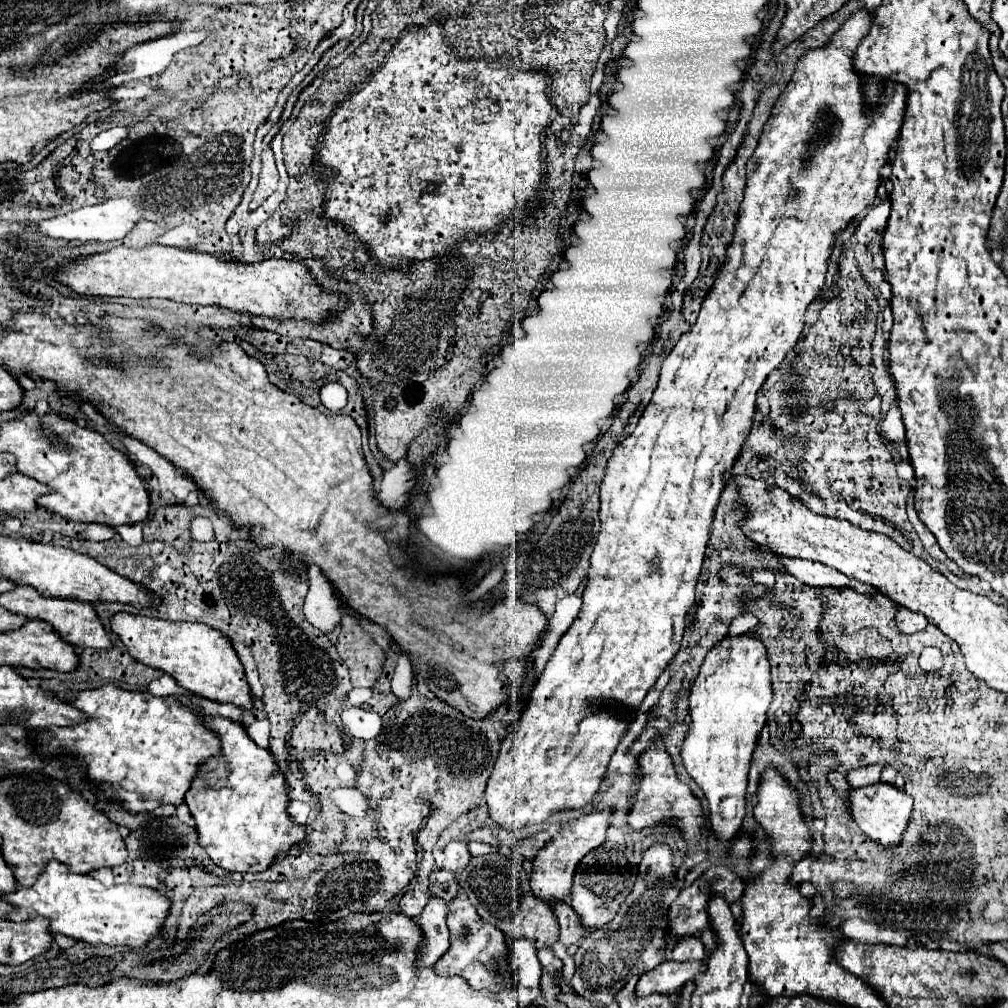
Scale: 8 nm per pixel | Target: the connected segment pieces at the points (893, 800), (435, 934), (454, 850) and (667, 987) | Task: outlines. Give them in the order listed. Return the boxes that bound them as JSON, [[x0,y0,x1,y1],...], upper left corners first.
[[850,782,914,854],[414,898,448,968],[442,842,470,874],[636,960,706,996]]

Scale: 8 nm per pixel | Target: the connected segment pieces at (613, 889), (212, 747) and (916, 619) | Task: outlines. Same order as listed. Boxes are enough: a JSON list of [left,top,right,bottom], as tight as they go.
[[570,860,636,930],[36,684,220,812],[896,608,928,634]]

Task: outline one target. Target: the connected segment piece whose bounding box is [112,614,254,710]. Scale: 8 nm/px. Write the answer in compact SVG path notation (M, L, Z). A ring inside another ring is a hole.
M116 614L112 618L112 630L120 636L132 658L150 668L164 670L192 694L216 702L228 702L244 710L250 710L254 706L244 664L232 648L232 642L212 626L198 622L166 622L148 616Z

